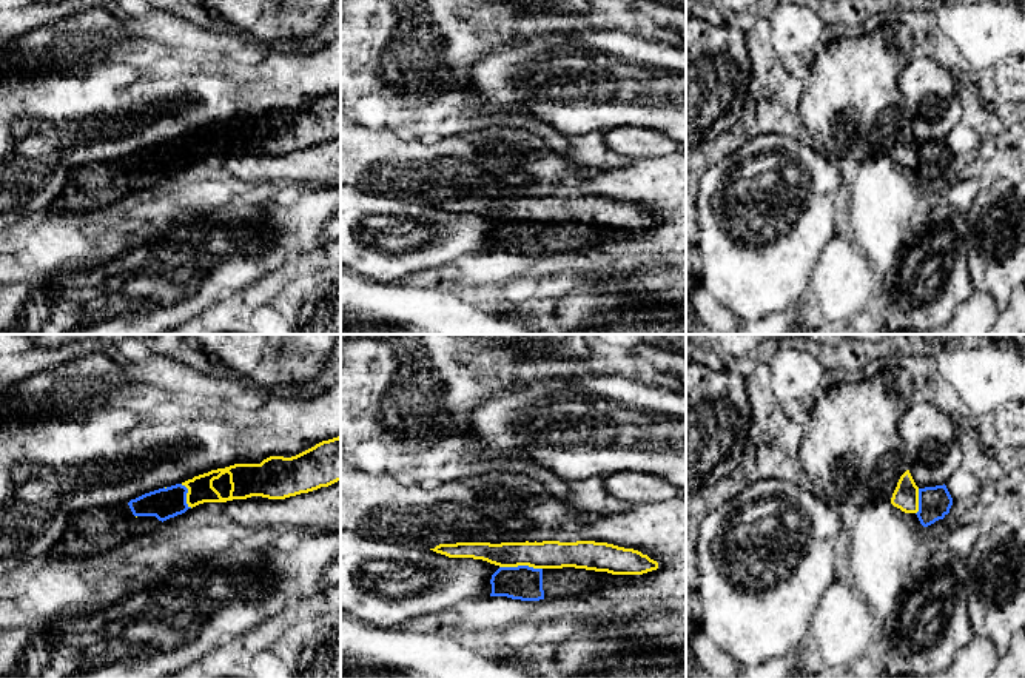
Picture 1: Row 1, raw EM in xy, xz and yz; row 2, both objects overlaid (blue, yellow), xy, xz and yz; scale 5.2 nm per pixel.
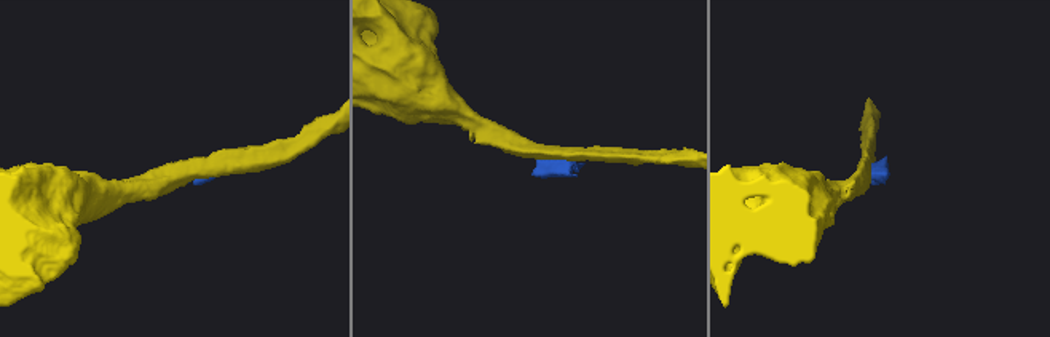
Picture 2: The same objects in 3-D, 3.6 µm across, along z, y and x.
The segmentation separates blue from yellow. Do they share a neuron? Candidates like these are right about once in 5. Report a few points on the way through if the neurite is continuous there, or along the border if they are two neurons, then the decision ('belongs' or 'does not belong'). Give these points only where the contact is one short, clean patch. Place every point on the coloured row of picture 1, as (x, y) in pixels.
border xz (500, 566), (532, 566), (541, 569); does not belong

